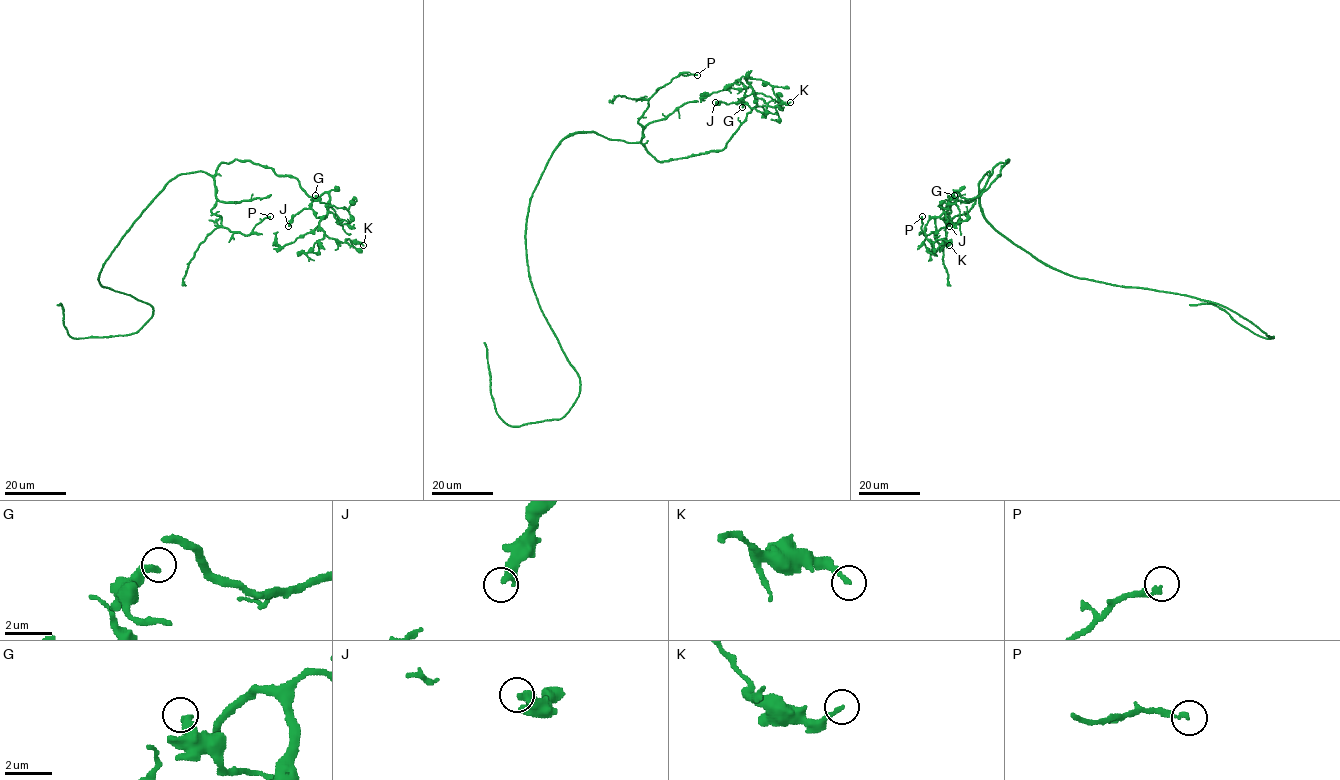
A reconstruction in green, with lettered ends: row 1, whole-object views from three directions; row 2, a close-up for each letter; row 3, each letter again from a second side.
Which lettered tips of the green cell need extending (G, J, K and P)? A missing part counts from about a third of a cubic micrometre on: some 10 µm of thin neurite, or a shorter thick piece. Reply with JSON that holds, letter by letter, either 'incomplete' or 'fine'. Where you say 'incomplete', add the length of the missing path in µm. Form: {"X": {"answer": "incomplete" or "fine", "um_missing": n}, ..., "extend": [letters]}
{"G": {"answer": "fine"}, "J": {"answer": "fine"}, "K": {"answer": "fine"}, "P": {"answer": "fine"}, "extend": []}

